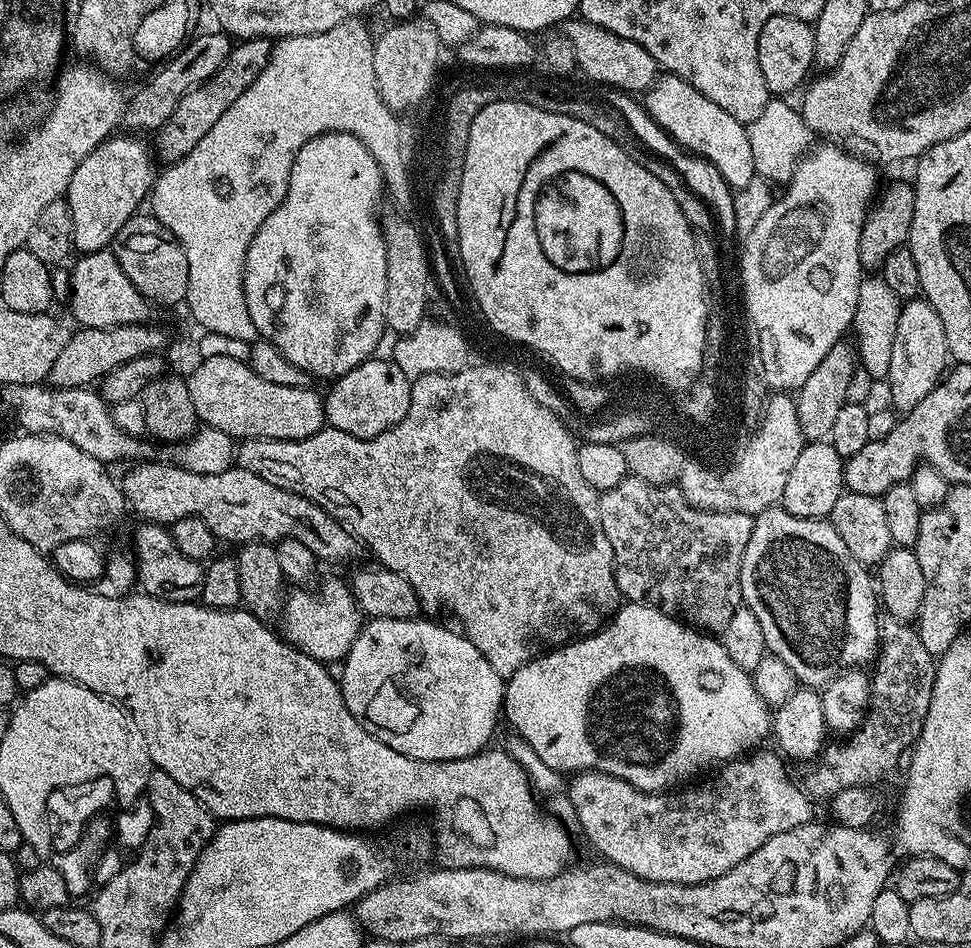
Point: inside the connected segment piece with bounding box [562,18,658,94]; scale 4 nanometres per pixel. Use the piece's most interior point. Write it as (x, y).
(604, 57)

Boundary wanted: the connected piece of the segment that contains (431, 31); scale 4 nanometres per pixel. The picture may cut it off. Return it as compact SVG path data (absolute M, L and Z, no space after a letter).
M423 18L402 20L391 25L374 40L374 78L378 78L378 94L391 112L405 114L428 96L436 80L442 45L435 28Z

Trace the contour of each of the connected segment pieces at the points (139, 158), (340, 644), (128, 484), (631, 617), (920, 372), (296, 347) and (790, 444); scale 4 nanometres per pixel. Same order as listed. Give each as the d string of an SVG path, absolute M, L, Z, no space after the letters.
M136 134L120 135L109 136L90 154L86 154L86 158L82 158L78 170L74 170L74 174L70 178L66 199L70 206L70 218L74 218L74 238L72 242L77 253L105 251L115 240L118 230L122 230L122 226L126 226L128 219L141 211L140 203L143 200L145 203L146 197L151 193L152 185L156 182L158 175L157 161L154 159L154 152L149 141L147 144L146 141L139 140L136 137L139 135Z
M328 580L317 592L308 593L304 586L296 586L287 593L282 609L282 621L284 620L284 632L282 636L289 644L293 644L299 652L307 656L313 656L321 664L327 666L343 661L348 655L350 646L354 646L354 638L358 638L362 627L362 613L356 600L352 596L351 587L340 580Z
M140 462L133 472L122 479L122 491L127 507L150 524L170 526L178 518L197 516L210 526L217 541L229 540L235 546L253 542L275 542L286 538L298 538L306 550L316 555L317 561L337 560L344 564L356 560L362 553L362 545L350 530L346 530L322 506L250 474L250 470L238 467L226 469L222 474L190 474L177 464L165 462Z
M631 602L617 608L616 615L599 632L593 632L591 636L574 640L563 648L554 648L543 656L537 656L535 660L522 666L522 670L507 677L502 716L506 724L508 720L509 726L516 731L513 733L519 739L534 746L534 754L538 754L538 758L542 758L542 762L546 762L550 770L561 774L578 772L610 774L614 778L622 778L622 782L630 782L630 786L643 792L666 792L675 789L717 766L723 766L730 760L759 749L763 745L760 743L770 736L770 705L758 694L753 677L740 668L738 662L730 658L730 654L726 654L723 643L715 635L705 634L674 619L673 616L662 614L657 608L651 608L648 604Z
M923 298L907 301L900 310L894 350L890 350L886 387L892 395L891 407L903 414L918 406L918 402L922 402L922 398L926 398L926 394L940 383L949 364L946 330L942 326L942 318L938 318L938 310L934 310L934 306Z
M327 132L302 146L294 158L294 166L290 170L290 182L286 190L286 198L262 222L258 234L250 242L250 250L246 250L246 262L244 263L244 293L246 294L246 310L250 310L250 322L254 322L257 333L265 340L271 340L282 350L294 366L298 366L309 377L328 376L335 378L354 370L362 361L369 359L372 352L380 344L380 339L386 333L384 323L384 303L386 302L386 246L381 221L376 220L376 207L380 204L380 195L385 195L384 173L381 172L374 154L358 138L354 138L348 132Z
M788 394L773 396L776 397L769 404L767 401L763 405L762 423L756 429L756 439L735 460L735 468L719 476L709 472L699 459L689 459L682 466L678 487L694 508L711 512L741 512L755 518L780 504L782 490L786 490L786 482L790 479L790 470L794 462L798 462L798 454L802 454L806 441L798 422L795 399Z

